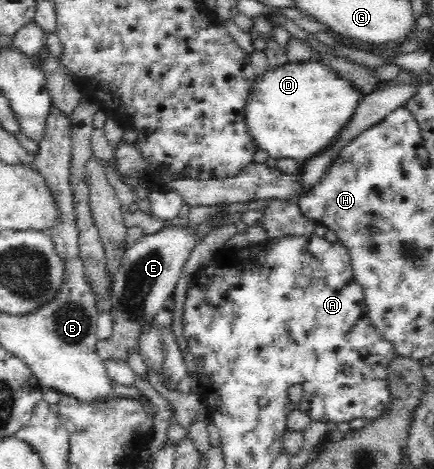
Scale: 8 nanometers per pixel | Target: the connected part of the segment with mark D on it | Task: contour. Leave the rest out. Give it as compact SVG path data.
M310 58L300 63L287 62L270 68L260 80L255 81L250 89L245 121L258 149L264 150L272 158L289 158L299 164L305 164L306 161L313 160L320 153L333 148L333 144L341 136L341 130L348 126L356 113L362 96L364 94L361 90L356 90L350 81L338 76L321 58Z

